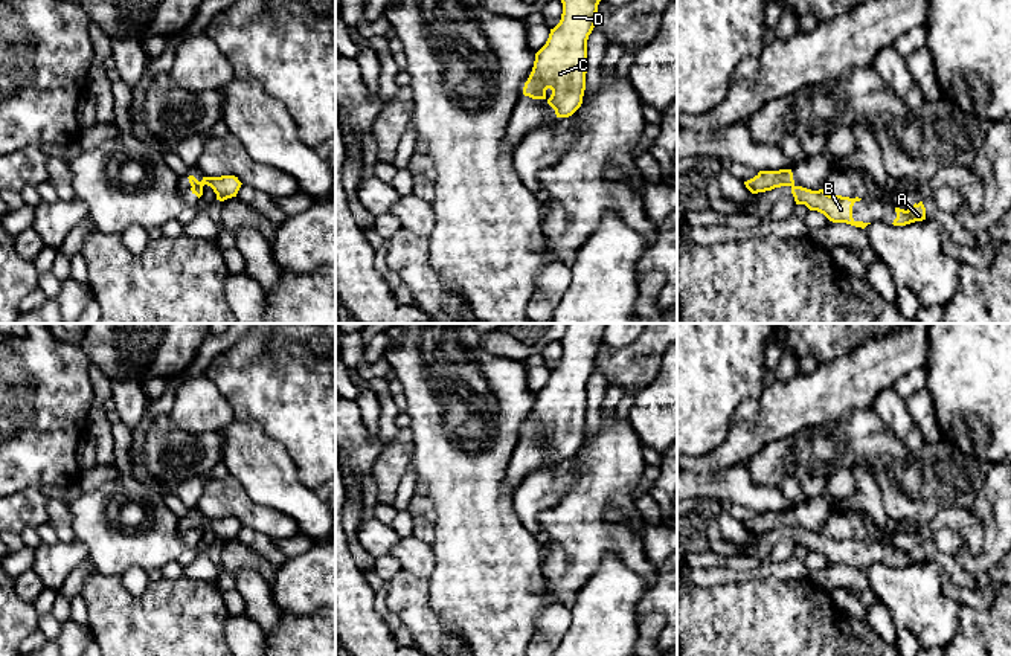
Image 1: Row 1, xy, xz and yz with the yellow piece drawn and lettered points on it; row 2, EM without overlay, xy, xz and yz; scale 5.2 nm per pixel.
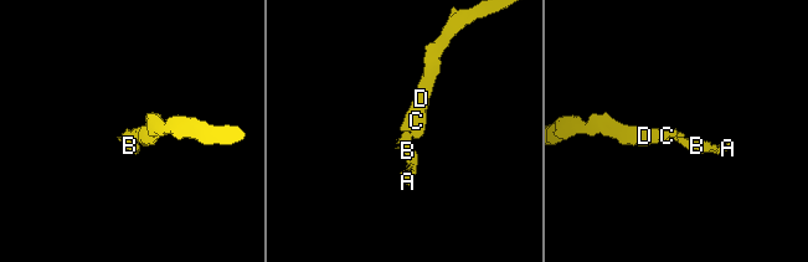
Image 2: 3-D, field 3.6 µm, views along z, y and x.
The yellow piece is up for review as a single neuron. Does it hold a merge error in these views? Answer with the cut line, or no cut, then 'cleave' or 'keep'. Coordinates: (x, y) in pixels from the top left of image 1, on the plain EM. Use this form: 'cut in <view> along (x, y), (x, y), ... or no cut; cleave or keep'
cut in xy along (192, 527), (202, 528); cleave

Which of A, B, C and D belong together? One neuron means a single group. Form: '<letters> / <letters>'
A B / C D

